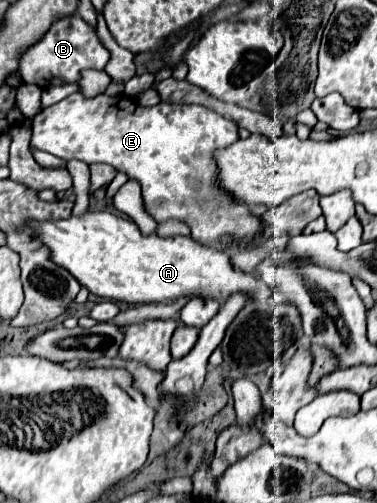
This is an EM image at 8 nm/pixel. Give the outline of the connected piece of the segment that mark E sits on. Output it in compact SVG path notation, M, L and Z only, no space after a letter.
M72 93L66 99L44 107L34 117L34 131L32 131L32 145L40 151L48 151L64 161L80 159L84 163L108 163L116 171L126 173L134 181L140 183L144 191L144 209L158 221L164 223L168 219L182 221L190 227L190 235L194 241L204 245L218 245L222 237L232 237L232 251L246 251L260 243L260 237L266 231L264 221L252 215L248 205L240 205L230 193L224 193L216 183L216 161L214 151L232 145L238 139L238 125L220 117L220 113L212 109L204 109L200 105L180 105L180 103L164 103L144 107L134 99L124 95L96 95L84 97L82 93Z

